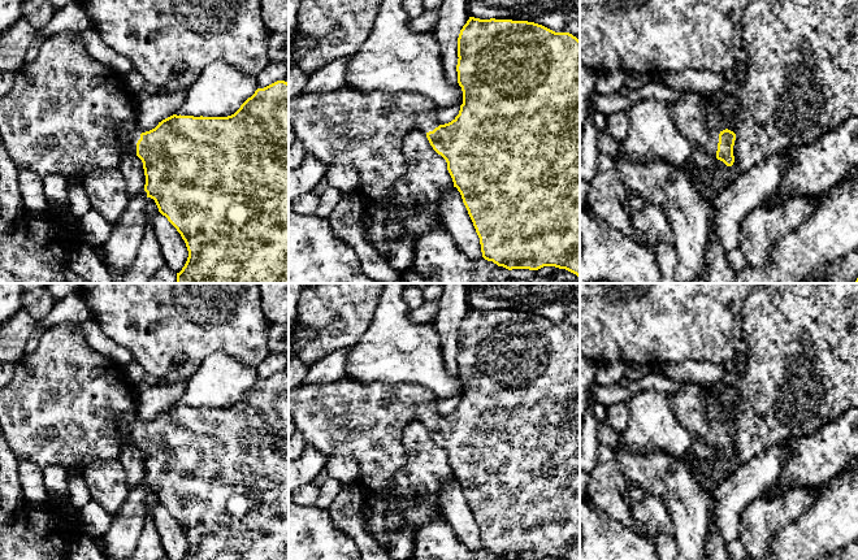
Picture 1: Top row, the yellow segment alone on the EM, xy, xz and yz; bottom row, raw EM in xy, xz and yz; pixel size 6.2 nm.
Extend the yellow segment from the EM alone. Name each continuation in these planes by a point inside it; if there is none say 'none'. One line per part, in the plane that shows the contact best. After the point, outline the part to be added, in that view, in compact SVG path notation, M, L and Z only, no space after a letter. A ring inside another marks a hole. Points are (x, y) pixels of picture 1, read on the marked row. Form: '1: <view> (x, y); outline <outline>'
1: yz (689, 116); outline M689 91L673 103L670 109L677 129L690 142L694 151L702 151L716 157L720 131L706 127L706 107L710 99Z

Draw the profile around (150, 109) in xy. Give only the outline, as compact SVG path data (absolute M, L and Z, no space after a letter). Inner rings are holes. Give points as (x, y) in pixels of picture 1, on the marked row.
M187 90L135 96L136 126L142 133L155 129L162 120L173 116L183 104Z

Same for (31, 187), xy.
M26 168L18 169L18 187L23 207L29 212L40 214L49 207L44 195L43 178L34 172Z

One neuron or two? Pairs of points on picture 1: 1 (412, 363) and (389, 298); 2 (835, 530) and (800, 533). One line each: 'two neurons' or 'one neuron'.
1: one neuron
2: one neuron

